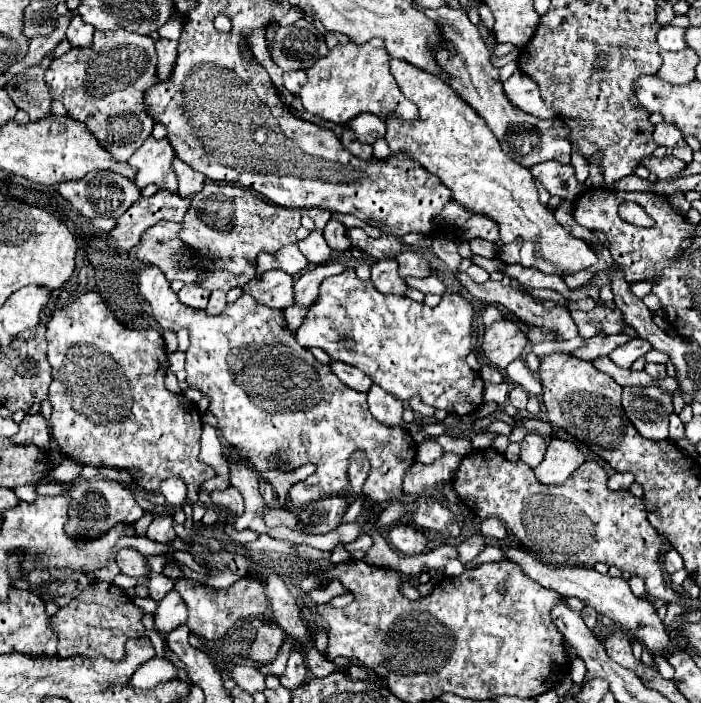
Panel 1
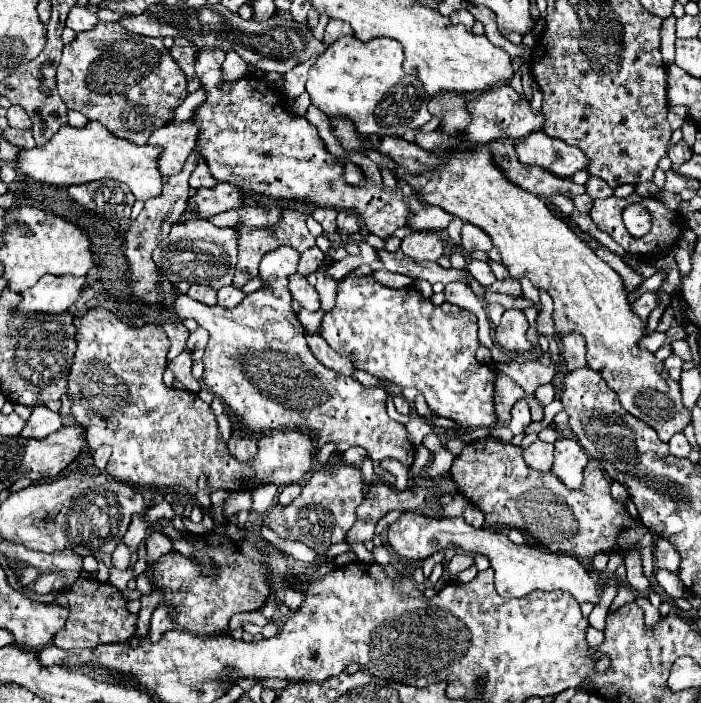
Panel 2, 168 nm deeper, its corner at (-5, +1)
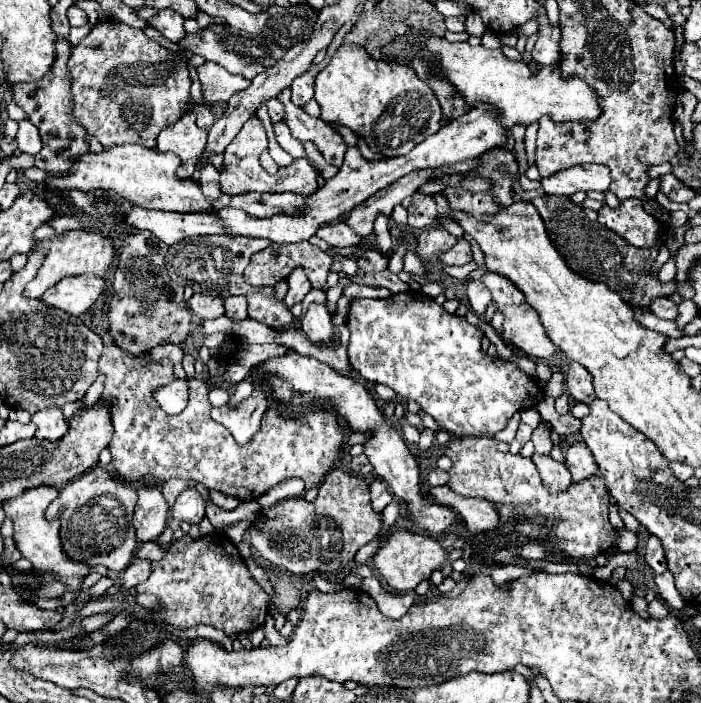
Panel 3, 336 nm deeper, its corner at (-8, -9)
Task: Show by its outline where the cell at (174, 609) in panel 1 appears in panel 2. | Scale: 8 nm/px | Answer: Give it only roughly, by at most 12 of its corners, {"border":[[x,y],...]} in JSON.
{"border":[[156,607],[152,613],[150,641],[174,629],[168,607]]}

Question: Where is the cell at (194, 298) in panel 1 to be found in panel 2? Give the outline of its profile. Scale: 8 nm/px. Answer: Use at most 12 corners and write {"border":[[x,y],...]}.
{"border":[[192,285],[186,295],[204,305],[216,305],[216,291]]}

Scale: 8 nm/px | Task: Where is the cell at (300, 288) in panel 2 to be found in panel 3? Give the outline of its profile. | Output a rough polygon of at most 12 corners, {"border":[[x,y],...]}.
{"border":[[311,303],[301,329],[313,343],[333,339],[335,327],[325,305]]}

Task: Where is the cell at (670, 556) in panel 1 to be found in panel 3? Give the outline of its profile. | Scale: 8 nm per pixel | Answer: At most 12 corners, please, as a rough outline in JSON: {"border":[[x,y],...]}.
{"border":[[653,535],[643,557],[655,573],[667,571],[665,551]]}

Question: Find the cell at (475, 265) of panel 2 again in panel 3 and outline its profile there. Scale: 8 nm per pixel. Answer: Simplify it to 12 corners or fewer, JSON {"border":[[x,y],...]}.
{"border":[[469,281],[467,299],[477,315],[483,315],[491,293],[479,281]]}

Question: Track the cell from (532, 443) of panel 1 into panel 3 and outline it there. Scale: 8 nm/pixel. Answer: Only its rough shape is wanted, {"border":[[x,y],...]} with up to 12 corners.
{"border":[[549,455],[531,461],[539,469],[549,491],[563,491],[571,485],[565,463]]}

